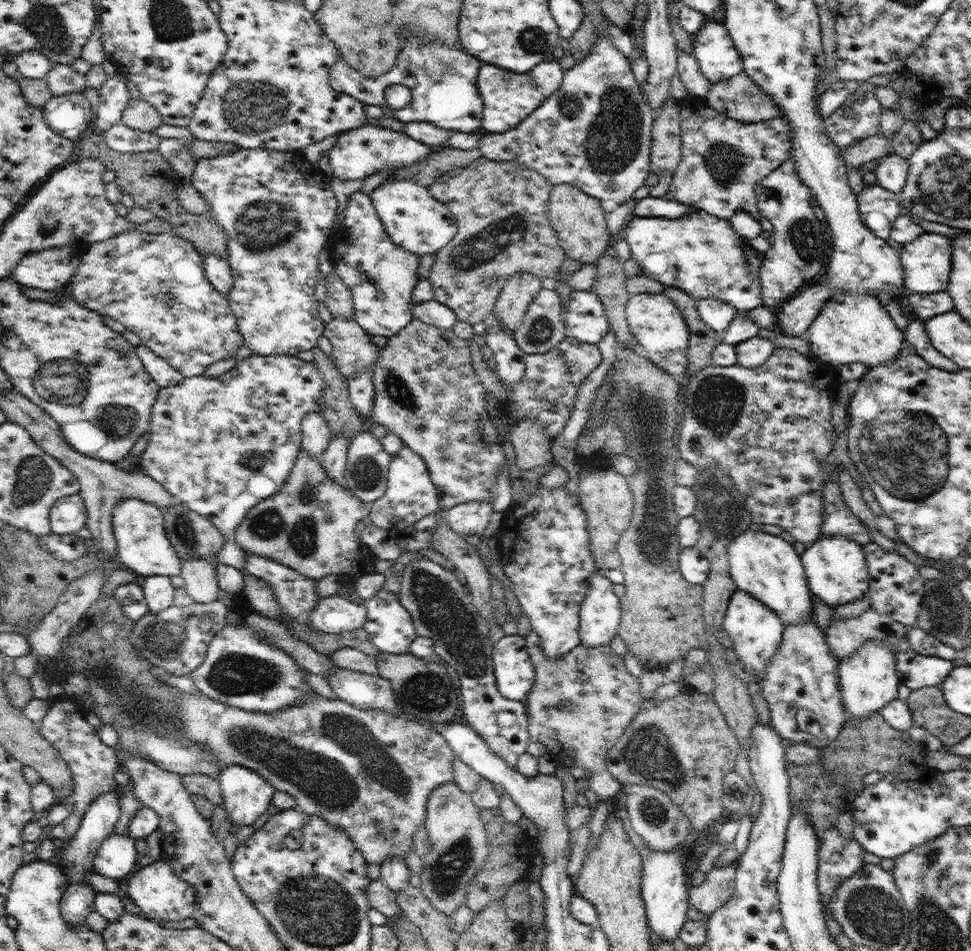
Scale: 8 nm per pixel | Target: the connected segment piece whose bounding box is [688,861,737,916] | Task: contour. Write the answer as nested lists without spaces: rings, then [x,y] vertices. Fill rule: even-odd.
[[[737,861],[728,866],[714,867],[706,873],[700,886],[689,884],[688,898],[690,906],[710,916],[728,902],[735,888]]]

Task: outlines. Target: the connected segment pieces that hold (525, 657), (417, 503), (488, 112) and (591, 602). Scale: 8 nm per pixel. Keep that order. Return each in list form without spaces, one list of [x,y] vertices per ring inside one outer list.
[[[504,635],[493,645],[496,686],[508,700],[526,700],[536,681],[536,670],[526,646],[525,636]]]
[[[402,445],[390,461],[384,496],[370,505],[369,519],[377,527],[399,534],[426,516],[438,513],[442,508],[438,497],[439,490],[434,486],[430,475],[422,457],[411,448]]]
[[[558,60],[540,62],[528,74],[516,74],[492,64],[486,64],[478,72],[478,90],[484,100],[482,127],[491,133],[506,132],[536,110],[554,91],[560,88],[565,70]]]
[[[596,570],[590,576],[590,590],[579,612],[579,634],[582,646],[598,648],[608,645],[616,636],[621,621],[621,602],[614,594],[614,582]]]

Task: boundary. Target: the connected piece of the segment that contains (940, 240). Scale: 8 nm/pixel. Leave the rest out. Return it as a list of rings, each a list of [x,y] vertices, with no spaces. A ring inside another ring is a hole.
[[[925,233],[903,245],[899,255],[903,287],[910,292],[946,291],[951,270],[951,240],[940,234]]]

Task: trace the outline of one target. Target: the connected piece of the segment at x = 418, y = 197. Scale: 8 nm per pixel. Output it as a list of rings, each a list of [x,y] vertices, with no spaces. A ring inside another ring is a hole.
[[[386,179],[369,194],[376,214],[391,240],[416,255],[436,254],[457,234],[456,219],[448,207],[416,179]]]

